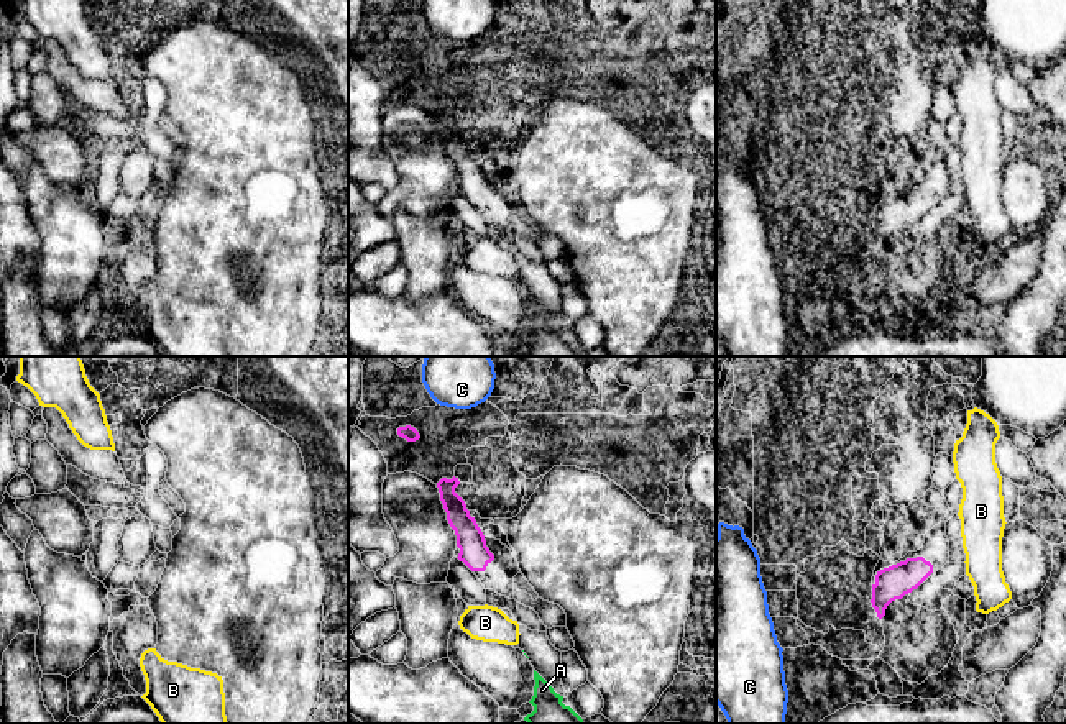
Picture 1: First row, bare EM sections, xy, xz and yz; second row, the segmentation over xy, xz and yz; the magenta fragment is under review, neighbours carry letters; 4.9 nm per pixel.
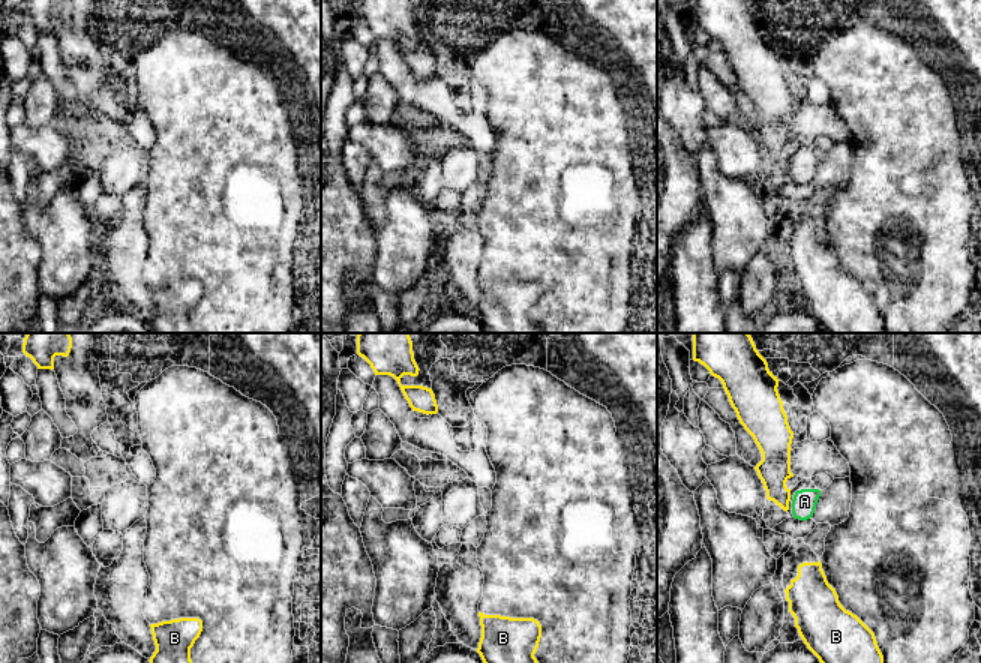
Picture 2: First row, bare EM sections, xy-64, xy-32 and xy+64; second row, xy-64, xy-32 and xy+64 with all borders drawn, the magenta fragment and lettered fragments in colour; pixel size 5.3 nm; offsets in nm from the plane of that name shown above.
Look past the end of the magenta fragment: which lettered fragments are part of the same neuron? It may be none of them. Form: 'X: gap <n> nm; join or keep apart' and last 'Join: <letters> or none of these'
A: gap 440 nm; join
B: gap 160 nm; keep apart
C: gap 170 nm; keep apart
Join: A

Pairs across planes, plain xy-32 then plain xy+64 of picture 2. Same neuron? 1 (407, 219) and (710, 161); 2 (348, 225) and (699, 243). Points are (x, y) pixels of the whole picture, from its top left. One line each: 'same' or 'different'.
1: same
2: different

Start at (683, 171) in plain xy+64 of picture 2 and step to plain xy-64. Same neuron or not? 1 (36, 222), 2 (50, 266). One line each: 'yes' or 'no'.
1: no
2: no

